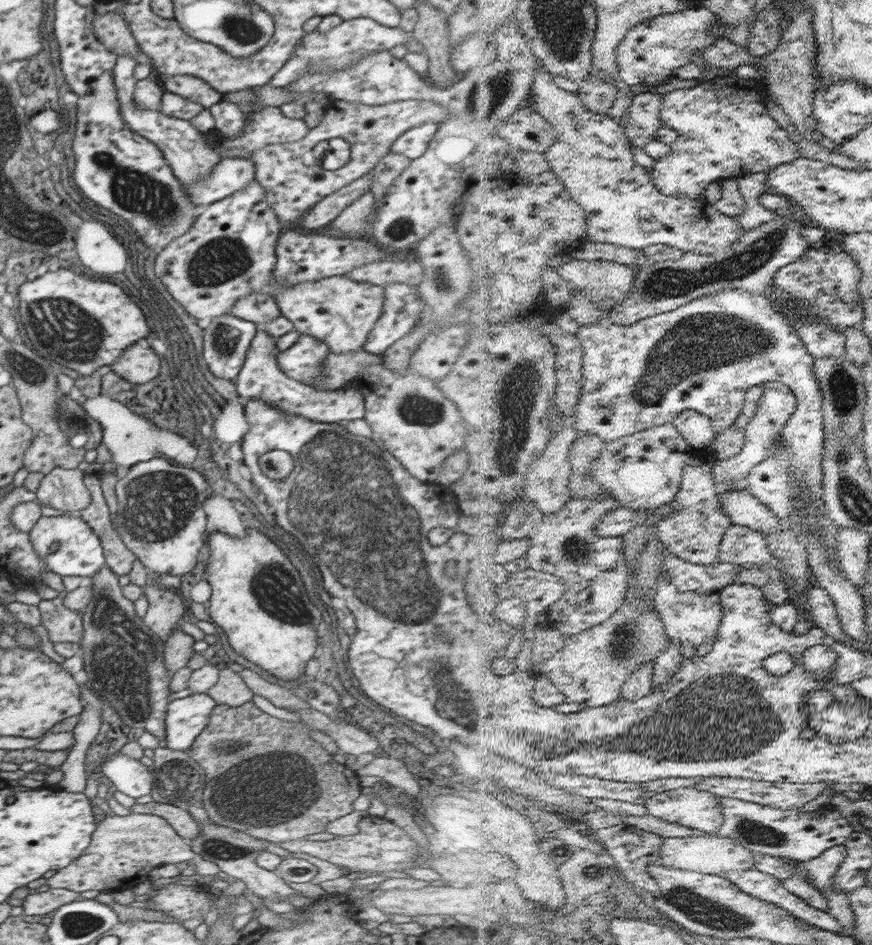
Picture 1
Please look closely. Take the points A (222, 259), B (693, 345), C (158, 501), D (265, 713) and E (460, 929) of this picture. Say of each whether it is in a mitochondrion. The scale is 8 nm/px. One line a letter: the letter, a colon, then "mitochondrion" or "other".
A: mitochondrion
B: mitochondrion
C: mitochondrion
D: other
E: other

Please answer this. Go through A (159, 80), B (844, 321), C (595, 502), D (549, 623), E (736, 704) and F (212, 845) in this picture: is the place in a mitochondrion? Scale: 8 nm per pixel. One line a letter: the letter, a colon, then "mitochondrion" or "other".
A: other
B: other
C: other
D: other
E: mitochondrion
F: mitochondrion

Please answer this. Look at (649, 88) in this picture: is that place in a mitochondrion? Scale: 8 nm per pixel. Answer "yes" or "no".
no

